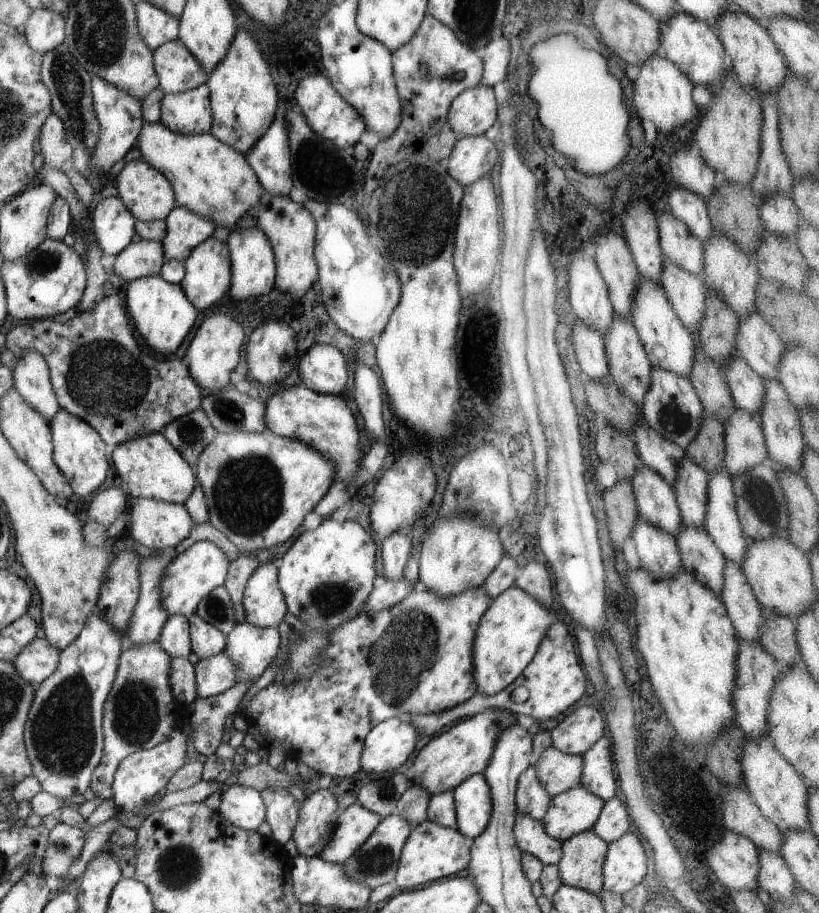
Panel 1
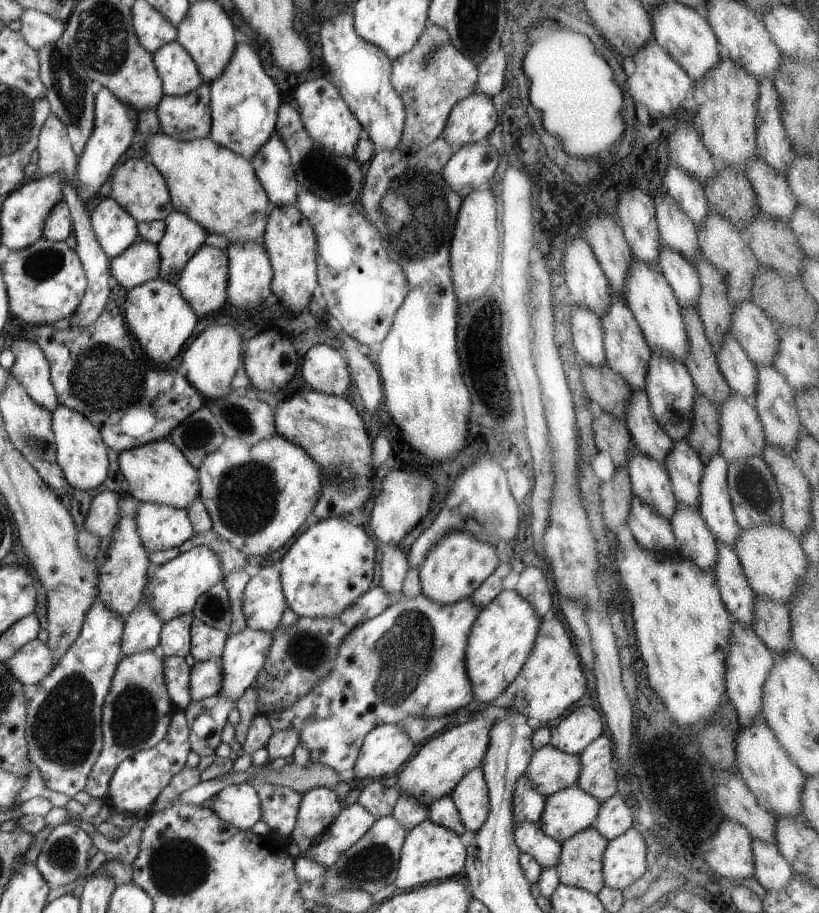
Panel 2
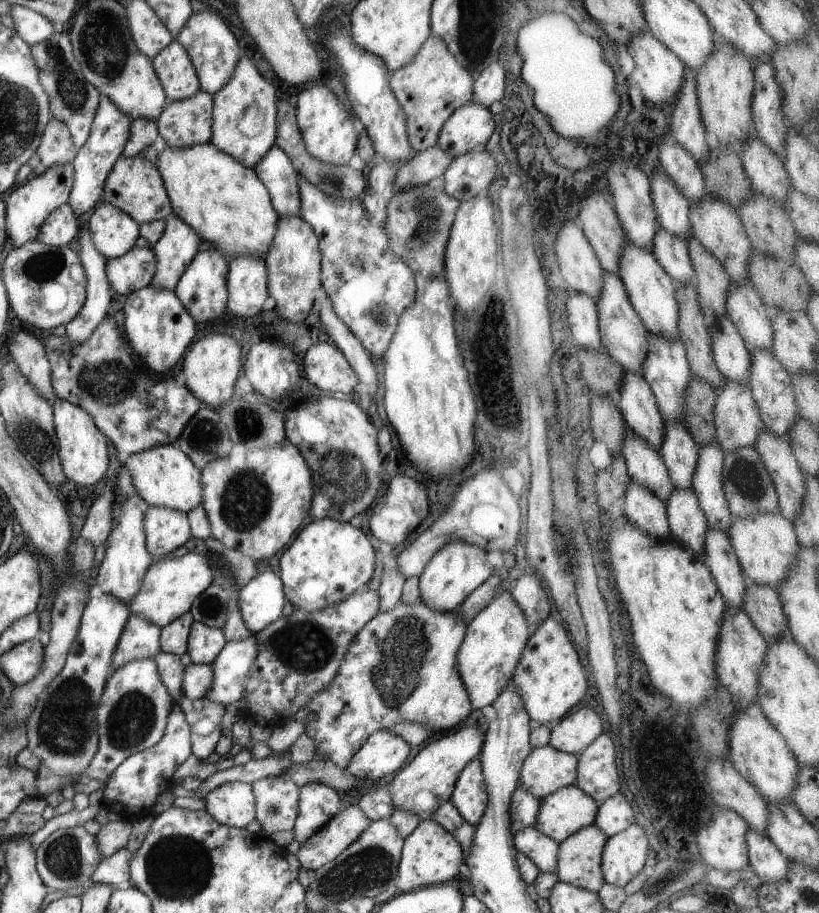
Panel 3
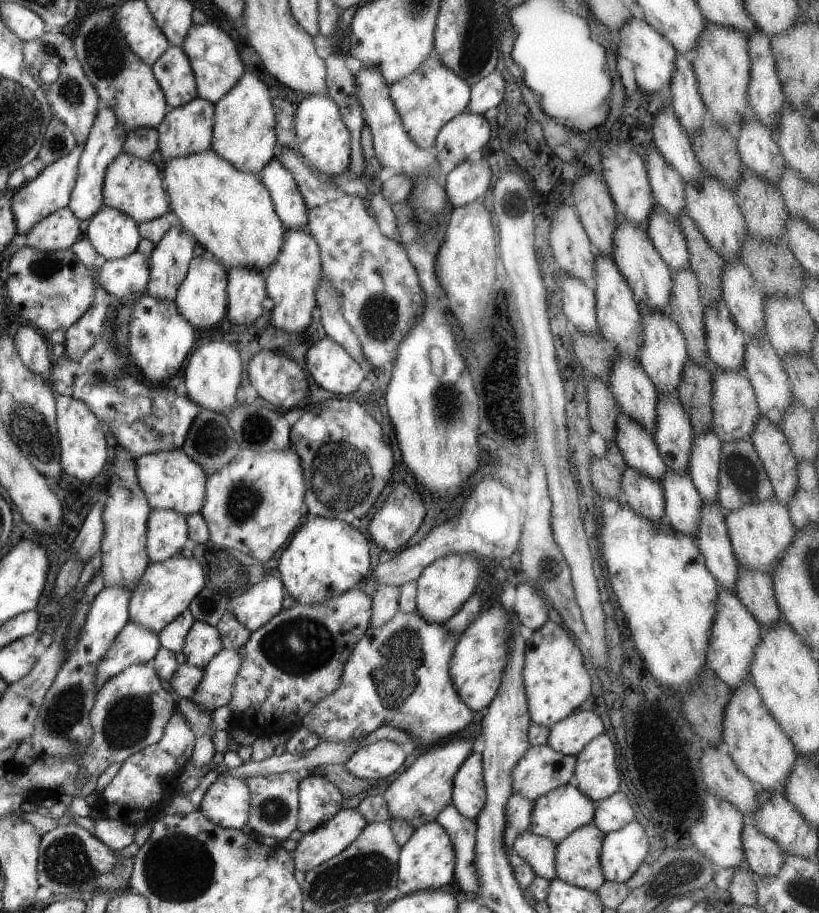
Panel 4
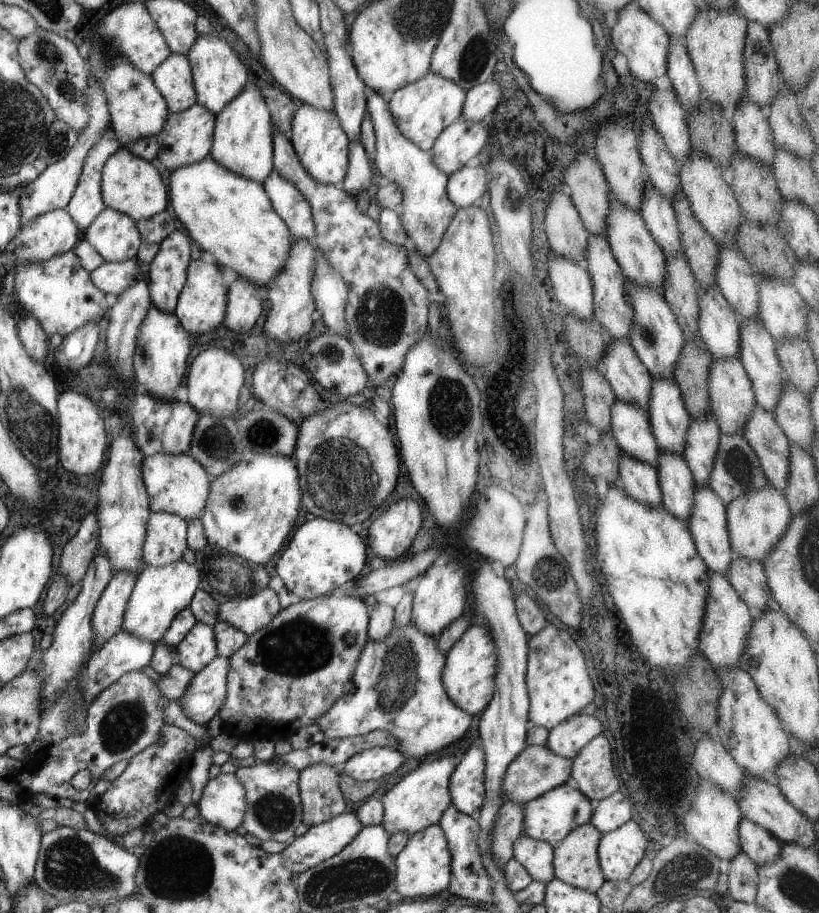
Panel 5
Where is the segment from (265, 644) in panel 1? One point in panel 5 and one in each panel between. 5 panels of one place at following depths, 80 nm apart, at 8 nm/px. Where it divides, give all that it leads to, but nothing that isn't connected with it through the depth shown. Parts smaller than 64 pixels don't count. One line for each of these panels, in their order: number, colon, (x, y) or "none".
2: (243, 653)
3: (229, 667)
4: (214, 688)
5: (204, 695)

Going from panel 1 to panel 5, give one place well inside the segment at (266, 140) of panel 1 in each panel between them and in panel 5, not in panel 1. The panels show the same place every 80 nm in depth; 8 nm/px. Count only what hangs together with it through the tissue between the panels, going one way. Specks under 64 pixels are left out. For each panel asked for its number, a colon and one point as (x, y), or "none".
2: (272, 166)
3: (275, 171)
4: (287, 202)
5: (289, 204)

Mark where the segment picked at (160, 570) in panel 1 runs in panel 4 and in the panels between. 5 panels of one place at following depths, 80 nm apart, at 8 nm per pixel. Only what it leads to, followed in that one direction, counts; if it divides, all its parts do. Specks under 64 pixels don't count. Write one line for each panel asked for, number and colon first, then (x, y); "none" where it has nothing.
2: (141, 630)
3: (139, 639)
4: (133, 644)

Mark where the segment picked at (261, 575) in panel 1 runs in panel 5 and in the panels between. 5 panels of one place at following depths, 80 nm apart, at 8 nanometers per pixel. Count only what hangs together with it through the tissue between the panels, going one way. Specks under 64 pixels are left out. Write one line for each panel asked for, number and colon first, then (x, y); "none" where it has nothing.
2: (263, 602)
3: (260, 601)
4: (252, 608)
5: (248, 614)

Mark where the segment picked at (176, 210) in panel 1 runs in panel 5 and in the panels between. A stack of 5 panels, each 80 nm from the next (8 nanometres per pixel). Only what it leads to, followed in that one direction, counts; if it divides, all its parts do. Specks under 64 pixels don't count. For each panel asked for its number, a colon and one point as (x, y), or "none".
2: (181, 237)
3: (177, 246)
4: (168, 261)
5: (166, 275)

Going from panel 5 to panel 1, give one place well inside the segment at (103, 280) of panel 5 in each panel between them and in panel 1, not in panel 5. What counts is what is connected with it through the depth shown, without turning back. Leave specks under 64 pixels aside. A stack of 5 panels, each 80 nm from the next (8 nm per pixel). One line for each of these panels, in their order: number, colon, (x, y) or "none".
1: (139, 259)
2: (139, 262)
3: (133, 270)
4: (122, 277)

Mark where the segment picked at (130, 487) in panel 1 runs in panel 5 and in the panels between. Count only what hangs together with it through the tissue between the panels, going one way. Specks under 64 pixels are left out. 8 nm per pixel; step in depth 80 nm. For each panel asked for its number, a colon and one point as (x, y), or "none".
2: (157, 472)
3: (163, 476)
4: (169, 479)
5: (176, 484)

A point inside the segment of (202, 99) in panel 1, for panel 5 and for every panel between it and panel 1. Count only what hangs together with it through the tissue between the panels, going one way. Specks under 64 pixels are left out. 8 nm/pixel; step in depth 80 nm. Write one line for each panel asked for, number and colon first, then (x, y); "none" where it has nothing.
2: (183, 117)
3: (184, 123)
4: (187, 129)
5: (186, 137)

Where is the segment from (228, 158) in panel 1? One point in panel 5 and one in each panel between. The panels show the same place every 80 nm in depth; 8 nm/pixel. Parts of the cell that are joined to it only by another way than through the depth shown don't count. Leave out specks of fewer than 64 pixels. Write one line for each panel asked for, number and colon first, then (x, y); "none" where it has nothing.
2: (217, 189)
3: (221, 200)
4: (230, 213)
5: (229, 216)

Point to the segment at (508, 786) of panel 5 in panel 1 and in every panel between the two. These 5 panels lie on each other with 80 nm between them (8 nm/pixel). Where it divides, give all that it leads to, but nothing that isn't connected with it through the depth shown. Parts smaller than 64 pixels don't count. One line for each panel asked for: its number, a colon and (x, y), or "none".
1: (556, 771)
2: (549, 769)
3: (544, 770)
4: (541, 769)

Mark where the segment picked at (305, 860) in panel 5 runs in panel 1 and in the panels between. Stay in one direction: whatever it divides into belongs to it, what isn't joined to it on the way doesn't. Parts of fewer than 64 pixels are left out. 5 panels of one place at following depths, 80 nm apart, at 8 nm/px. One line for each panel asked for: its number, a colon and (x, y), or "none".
1: (355, 823)
2: (353, 821)
3: (325, 844)
4: (318, 845)

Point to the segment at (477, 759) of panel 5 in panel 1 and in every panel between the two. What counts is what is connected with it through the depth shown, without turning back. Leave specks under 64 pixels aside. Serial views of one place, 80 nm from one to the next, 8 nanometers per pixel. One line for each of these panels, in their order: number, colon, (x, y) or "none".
1: (472, 800)
2: (470, 796)
3: (469, 797)
4: (468, 796)

